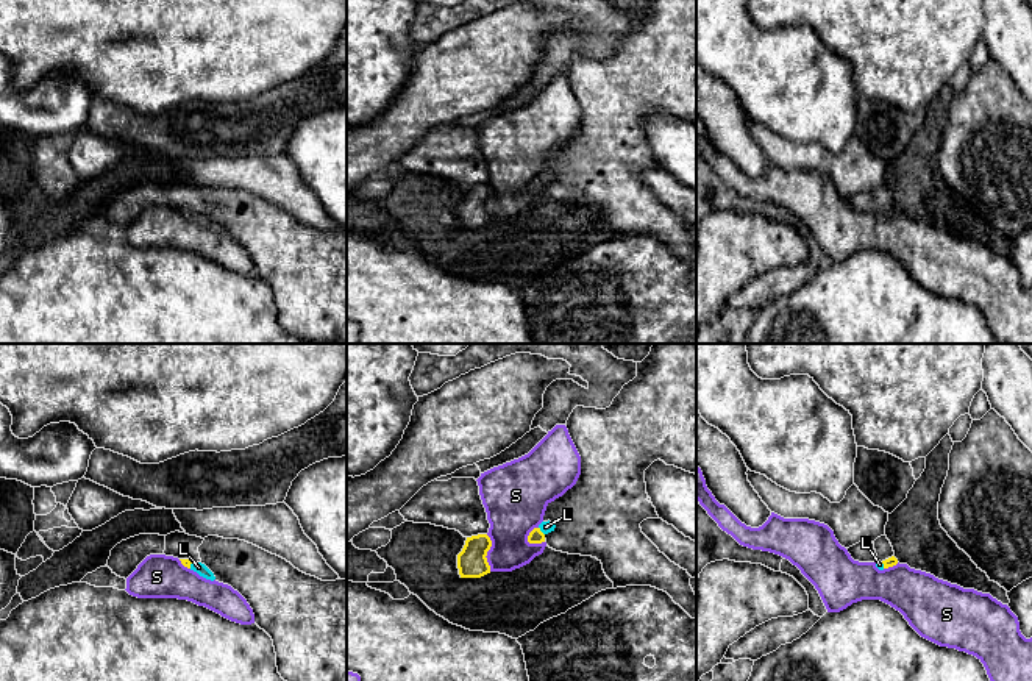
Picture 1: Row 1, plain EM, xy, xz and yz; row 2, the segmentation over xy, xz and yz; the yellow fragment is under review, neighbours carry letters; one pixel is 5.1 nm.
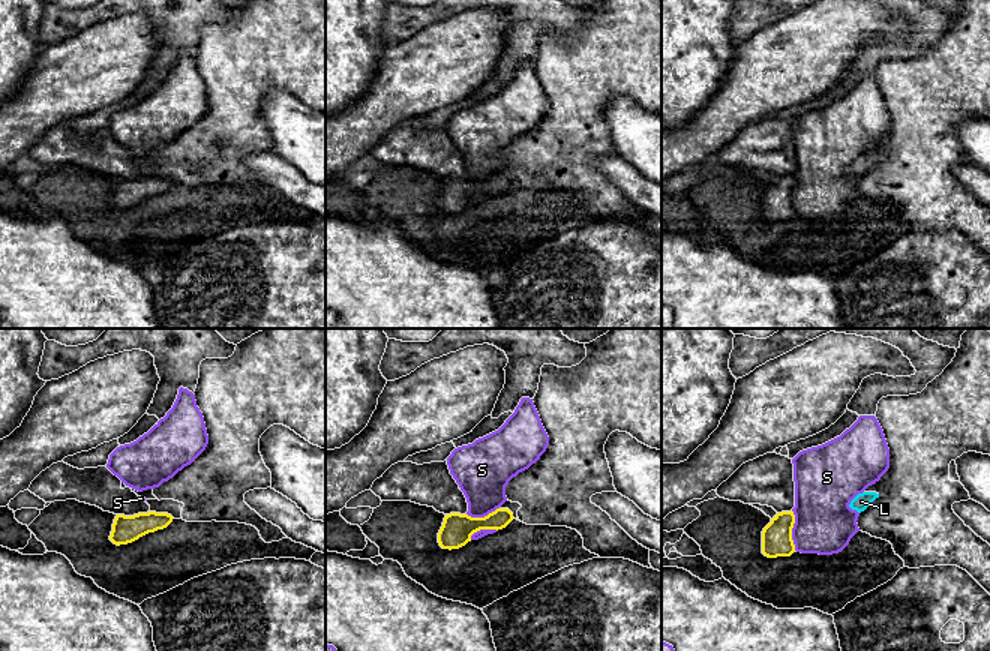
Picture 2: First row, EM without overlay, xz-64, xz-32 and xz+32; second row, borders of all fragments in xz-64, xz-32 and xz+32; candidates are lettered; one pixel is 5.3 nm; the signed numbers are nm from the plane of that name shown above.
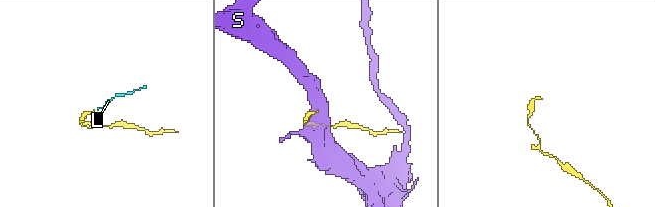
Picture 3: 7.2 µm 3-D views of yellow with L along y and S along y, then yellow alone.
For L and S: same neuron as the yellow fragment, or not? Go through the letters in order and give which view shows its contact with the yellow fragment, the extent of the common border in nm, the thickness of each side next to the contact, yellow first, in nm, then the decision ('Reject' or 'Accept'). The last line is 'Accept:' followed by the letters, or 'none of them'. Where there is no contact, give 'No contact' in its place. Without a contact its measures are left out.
L: Touches yellow in xz. Shared border 50 nm. Thickness 80 nm (yellow) against 60 nm. Accept
S: Touches yellow in xz. Shared border 190 nm. Thickness 160 nm (yellow) against 260 nm. Reject
Accept: L

